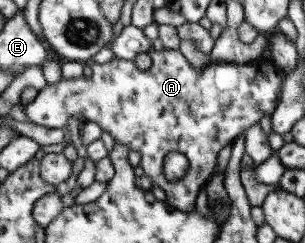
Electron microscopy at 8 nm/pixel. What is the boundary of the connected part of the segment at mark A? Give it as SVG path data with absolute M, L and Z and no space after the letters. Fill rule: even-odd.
M150 49L151 67L142 71L136 62L114 59L105 64L94 64L91 79L63 78L56 84L46 84L35 99L26 105L27 117L32 123L46 128L66 127L70 116L79 116L86 121L96 122L102 130L108 132L115 141L129 146L141 153L140 166L144 174L151 179L152 186L158 186L166 194L166 200L182 211L194 208L194 198L210 178L212 168L216 164L216 154L220 148L234 140L241 131L259 122L264 115L270 116L277 105L281 82L284 74L274 65L273 61L259 57L254 62L238 64L234 62L208 62L200 70L194 70L182 56L180 49ZM170 152L184 154L188 161L185 175L177 181L166 180L164 176L164 158Z

